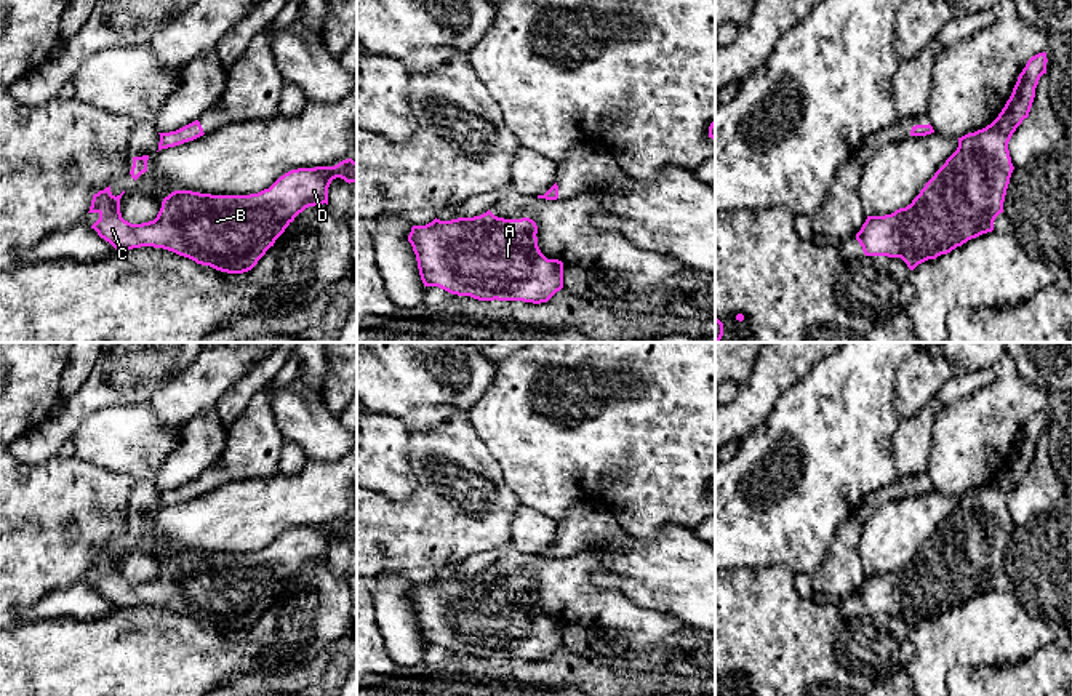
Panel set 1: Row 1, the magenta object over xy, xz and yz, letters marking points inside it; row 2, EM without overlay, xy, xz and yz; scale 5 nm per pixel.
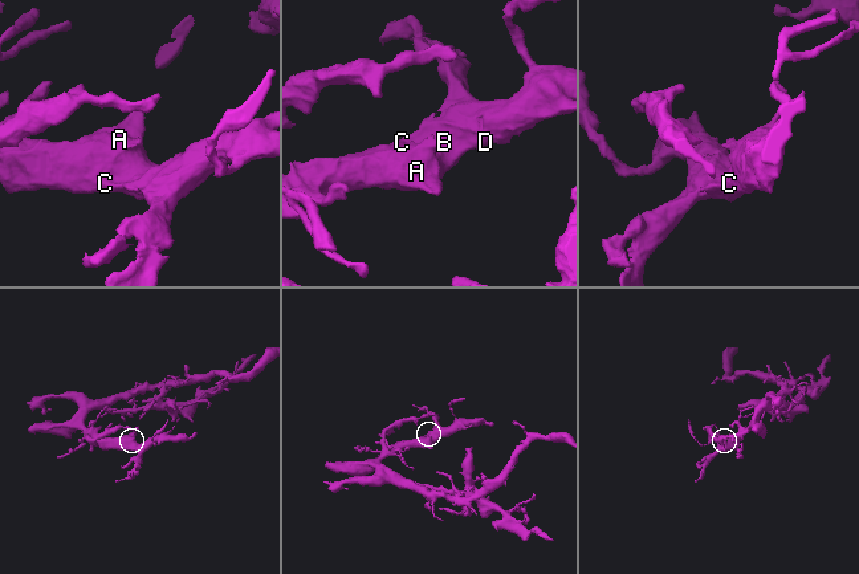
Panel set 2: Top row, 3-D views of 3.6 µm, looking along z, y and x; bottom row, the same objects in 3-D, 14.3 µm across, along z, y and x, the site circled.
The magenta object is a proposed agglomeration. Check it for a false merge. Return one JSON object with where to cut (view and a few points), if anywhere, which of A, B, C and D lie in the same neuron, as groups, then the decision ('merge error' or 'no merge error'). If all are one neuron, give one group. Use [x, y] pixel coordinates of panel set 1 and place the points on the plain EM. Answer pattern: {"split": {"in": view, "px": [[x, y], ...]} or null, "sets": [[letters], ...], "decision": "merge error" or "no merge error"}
{"split": null, "sets": [["A", "B", "C", "D"]], "decision": "no merge error"}

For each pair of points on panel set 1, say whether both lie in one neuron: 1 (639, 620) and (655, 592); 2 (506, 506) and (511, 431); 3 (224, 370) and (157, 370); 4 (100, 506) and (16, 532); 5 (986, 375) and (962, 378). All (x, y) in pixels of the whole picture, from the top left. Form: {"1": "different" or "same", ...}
{"1": "different", "2": "different", "3": "different", "4": "same", "5": "same"}

